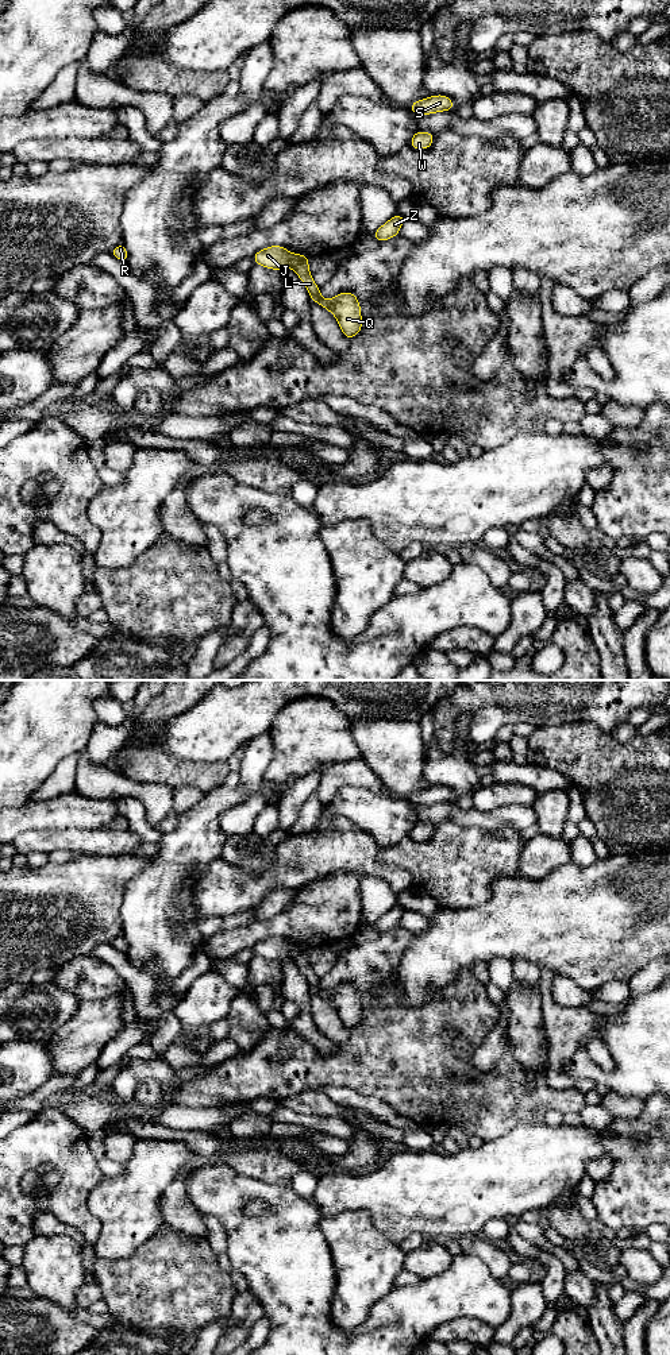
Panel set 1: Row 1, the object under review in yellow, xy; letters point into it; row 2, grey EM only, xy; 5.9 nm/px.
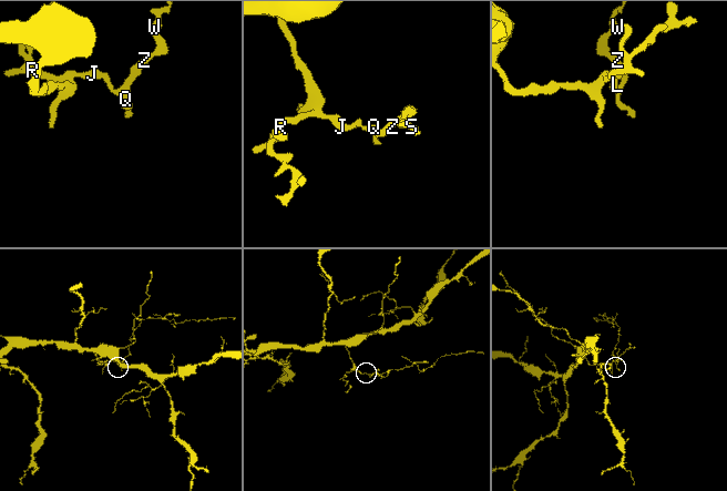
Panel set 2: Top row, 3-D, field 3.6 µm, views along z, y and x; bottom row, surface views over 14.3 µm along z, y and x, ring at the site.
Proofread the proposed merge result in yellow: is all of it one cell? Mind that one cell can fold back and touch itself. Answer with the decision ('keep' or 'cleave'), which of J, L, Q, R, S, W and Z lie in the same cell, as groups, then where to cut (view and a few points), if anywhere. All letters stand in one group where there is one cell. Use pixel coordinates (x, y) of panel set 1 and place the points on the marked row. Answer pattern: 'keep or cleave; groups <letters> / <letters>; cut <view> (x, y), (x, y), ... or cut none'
cleave; groups J L R / Q S W Z; cut xy (320, 296), (316, 301)

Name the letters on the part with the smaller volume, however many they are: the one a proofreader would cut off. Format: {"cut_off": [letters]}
{"cut_off": ["Q", "S", "W", "Z"]}

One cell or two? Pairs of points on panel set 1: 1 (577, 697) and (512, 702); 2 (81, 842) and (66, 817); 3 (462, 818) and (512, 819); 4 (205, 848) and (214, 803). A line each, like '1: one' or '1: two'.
1: one
2: two
3: one
4: one

